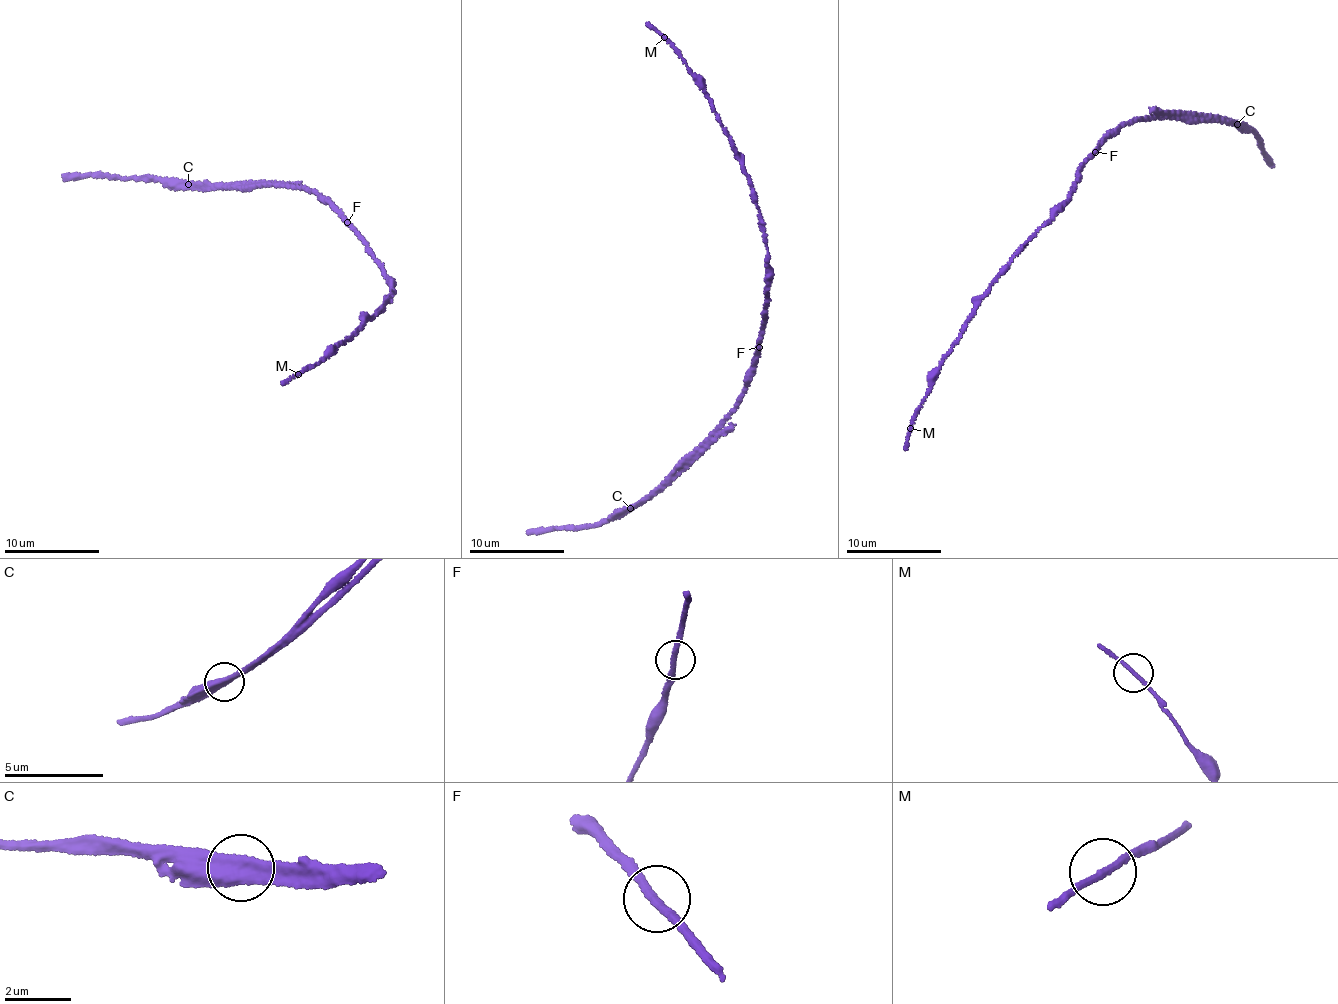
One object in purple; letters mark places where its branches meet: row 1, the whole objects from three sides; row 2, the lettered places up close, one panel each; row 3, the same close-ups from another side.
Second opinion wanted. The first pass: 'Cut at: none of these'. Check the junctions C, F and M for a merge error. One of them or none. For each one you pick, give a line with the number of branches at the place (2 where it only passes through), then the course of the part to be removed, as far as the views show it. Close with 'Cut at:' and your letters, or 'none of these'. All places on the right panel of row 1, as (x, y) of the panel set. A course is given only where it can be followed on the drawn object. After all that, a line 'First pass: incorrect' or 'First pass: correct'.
C: 2 branches meet; foreign part runs (1237, 124), (1217, 115), (1149, 107)
Cut at: C
First pass: incorrect

